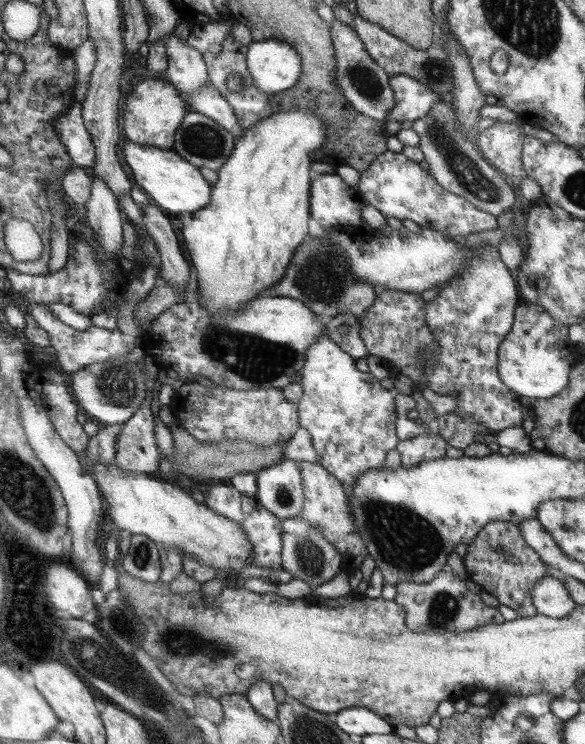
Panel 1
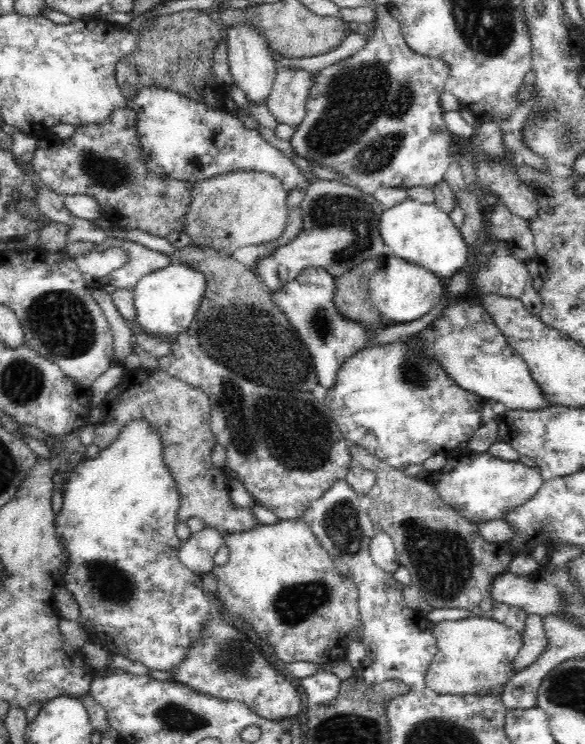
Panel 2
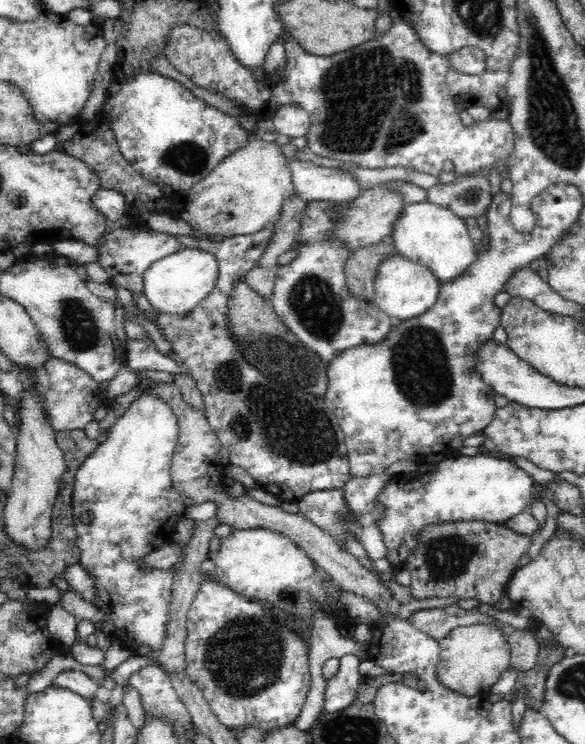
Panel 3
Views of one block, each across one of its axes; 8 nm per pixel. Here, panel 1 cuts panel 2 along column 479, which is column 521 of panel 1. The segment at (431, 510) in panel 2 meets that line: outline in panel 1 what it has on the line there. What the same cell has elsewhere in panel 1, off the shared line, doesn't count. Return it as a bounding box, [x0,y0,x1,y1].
[463,519,546,617]

